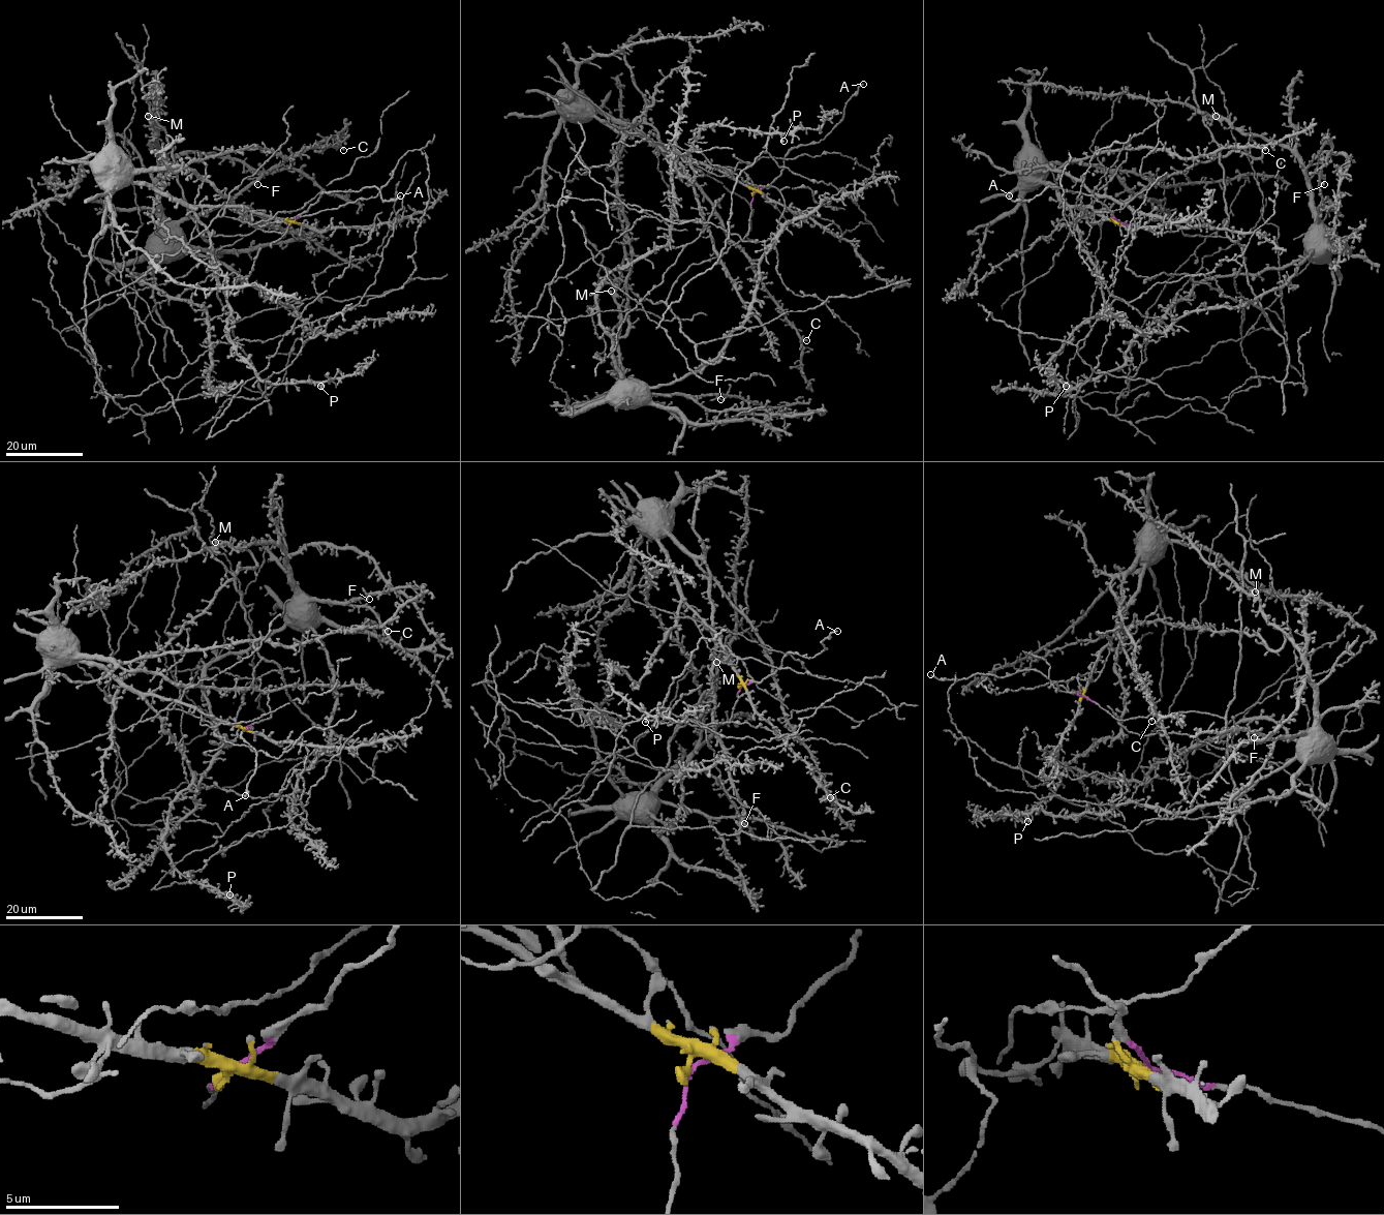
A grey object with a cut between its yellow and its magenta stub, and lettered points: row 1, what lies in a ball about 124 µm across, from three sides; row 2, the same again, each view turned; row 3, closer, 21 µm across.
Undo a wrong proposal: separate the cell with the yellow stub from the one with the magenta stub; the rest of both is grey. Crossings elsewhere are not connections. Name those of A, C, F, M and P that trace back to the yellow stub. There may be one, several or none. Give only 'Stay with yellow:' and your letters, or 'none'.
Stay with yellow: C, P

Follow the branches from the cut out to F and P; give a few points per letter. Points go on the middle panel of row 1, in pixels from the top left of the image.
F: (755, 193), (746, 235), (692, 264), (665, 301), (620, 279), (615, 293), (620, 384), (720, 399)
P: (754, 193), (670, 150), (674, 169), (690, 179), (689, 147), (708, 124), (778, 133), (782, 141)

